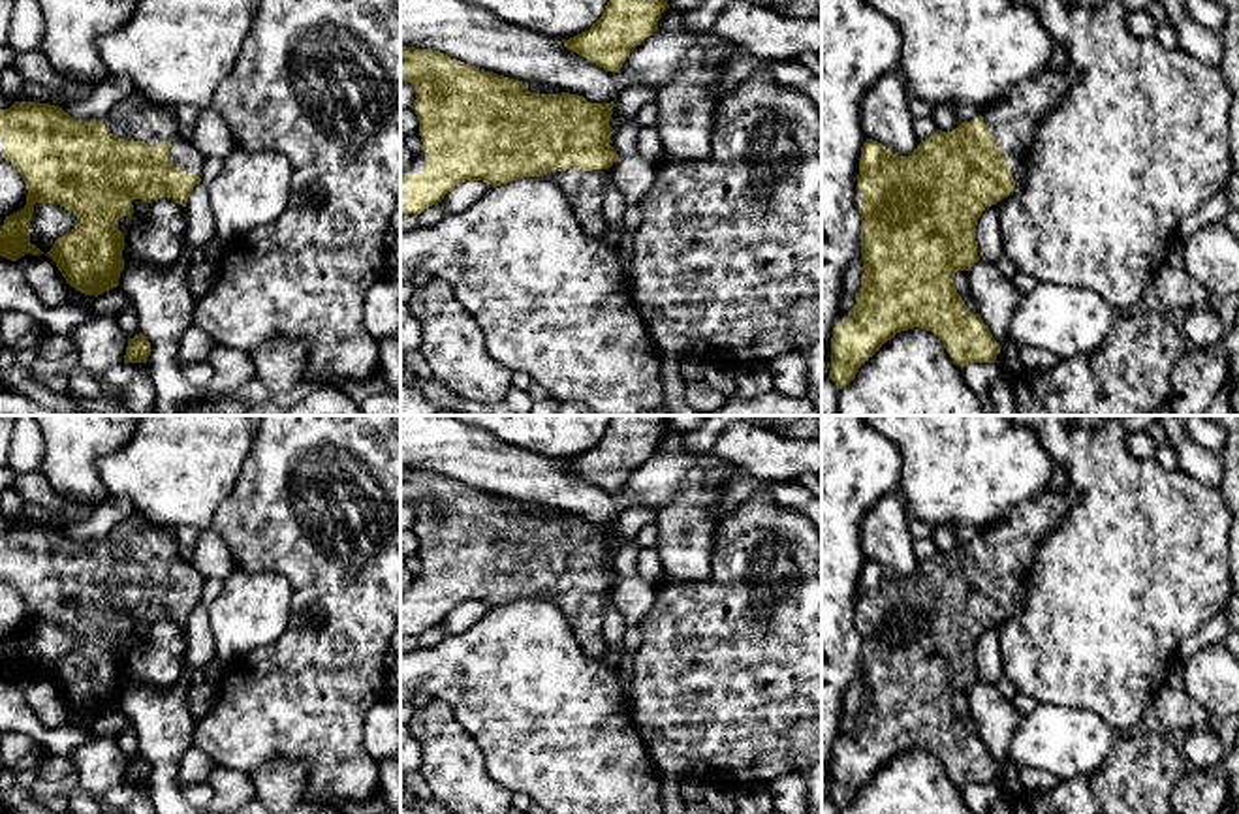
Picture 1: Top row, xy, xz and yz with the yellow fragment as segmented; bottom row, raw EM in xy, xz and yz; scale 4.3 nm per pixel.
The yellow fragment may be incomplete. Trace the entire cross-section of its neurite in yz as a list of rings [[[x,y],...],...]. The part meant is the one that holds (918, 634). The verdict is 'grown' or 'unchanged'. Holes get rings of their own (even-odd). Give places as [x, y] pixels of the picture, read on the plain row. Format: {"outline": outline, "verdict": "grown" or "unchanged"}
{"outline": [[[1068,485],[1025,500],[1000,523],[981,528],[974,541],[953,553],[936,551],[910,577],[897,577],[872,560],[863,564],[857,596],[863,697],[854,729],[833,748],[829,799],[837,810],[846,808],[887,761],[914,748],[936,756],[961,790],[995,784],[1000,767],[981,737],[966,729],[953,697],[980,682],[978,639],[1027,596],[1025,577],[1038,543],[1060,526],[1075,502],[1077,494]]], "verdict": "grown"}

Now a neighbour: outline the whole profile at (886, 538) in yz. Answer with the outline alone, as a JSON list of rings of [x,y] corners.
[[[897,489],[880,498],[861,519],[861,549],[867,560],[882,564],[897,577],[910,577],[921,564],[914,545],[904,494]]]

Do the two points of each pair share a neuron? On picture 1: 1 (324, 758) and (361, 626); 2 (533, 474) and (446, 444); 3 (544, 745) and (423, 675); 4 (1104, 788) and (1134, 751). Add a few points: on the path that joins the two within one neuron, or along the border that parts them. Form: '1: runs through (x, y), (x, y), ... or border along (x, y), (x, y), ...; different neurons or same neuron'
1: runs through (324, 726), (329, 658); same neuron
2: runs through (512, 472), (467, 453); same neuron
3: runs through (514, 715), (474, 675), (454, 675); same neuron
4: runs through (1113, 779), (1132, 760); same neuron

